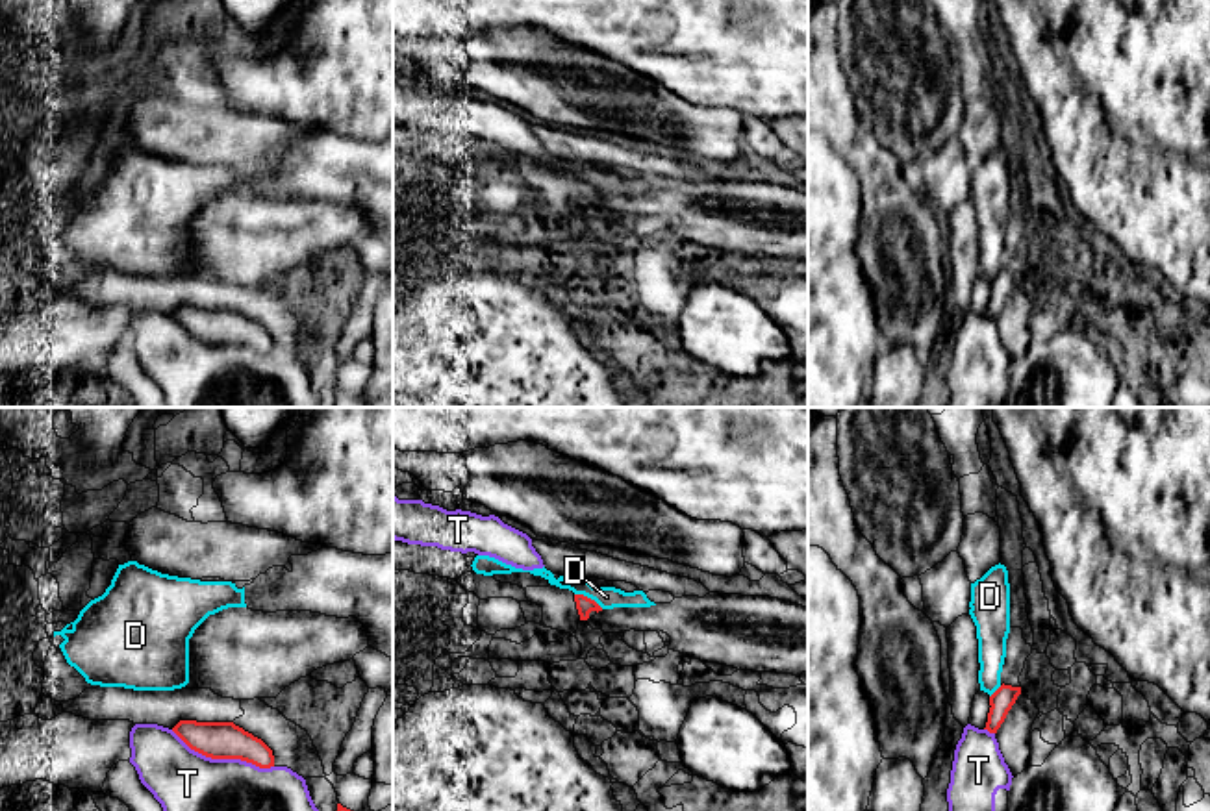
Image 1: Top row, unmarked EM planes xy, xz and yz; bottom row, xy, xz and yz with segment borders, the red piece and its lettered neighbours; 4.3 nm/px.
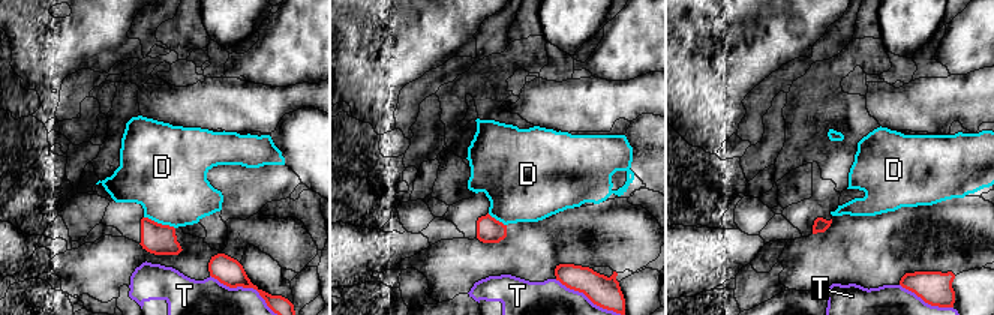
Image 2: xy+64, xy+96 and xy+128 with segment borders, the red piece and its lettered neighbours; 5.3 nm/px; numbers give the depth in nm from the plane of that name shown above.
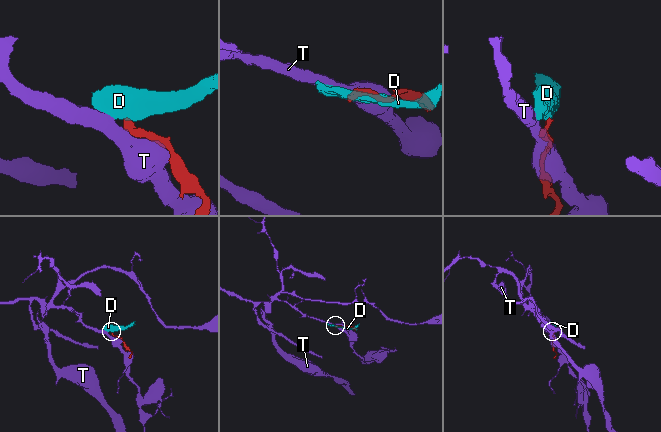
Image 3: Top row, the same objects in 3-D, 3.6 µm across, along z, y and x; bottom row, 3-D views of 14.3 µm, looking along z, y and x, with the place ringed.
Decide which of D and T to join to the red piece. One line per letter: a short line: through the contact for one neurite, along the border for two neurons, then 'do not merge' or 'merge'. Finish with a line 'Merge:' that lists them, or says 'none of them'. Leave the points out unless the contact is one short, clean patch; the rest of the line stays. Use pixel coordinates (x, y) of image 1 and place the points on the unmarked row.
D: xz (575, 178), (593, 184), (603, 193) | do not merge
T: do not merge
Merge: none of them

